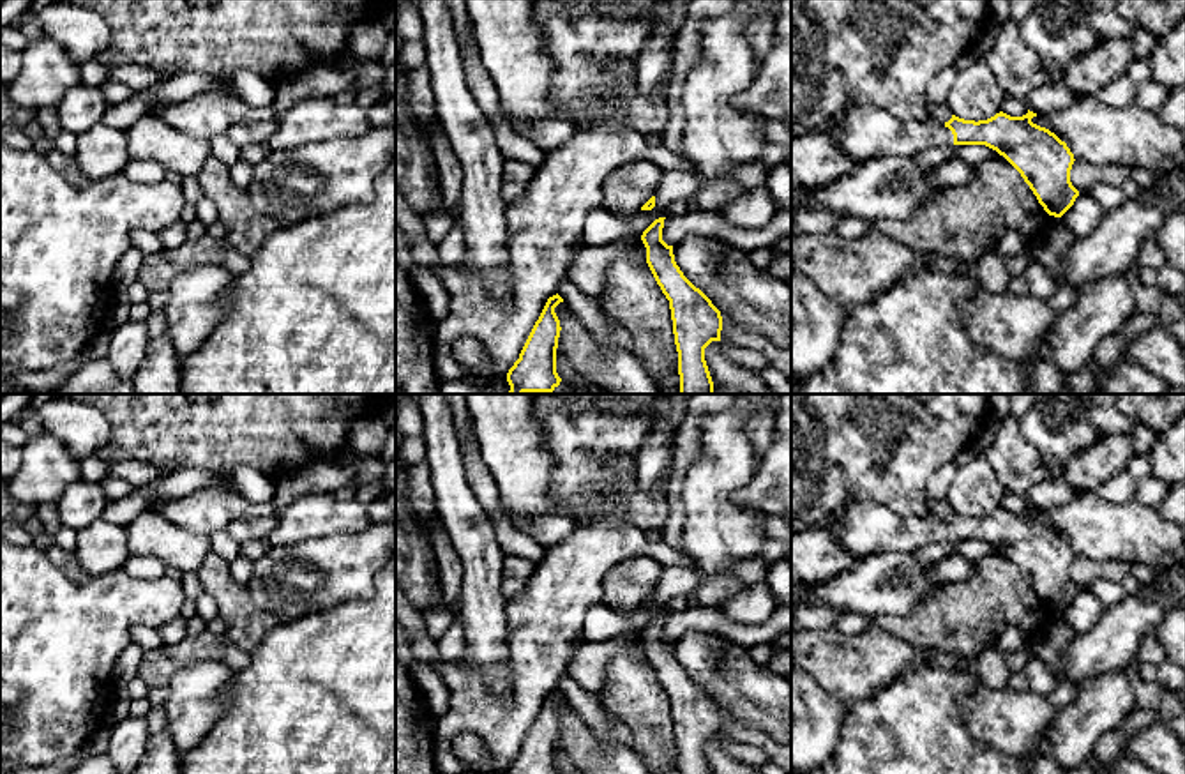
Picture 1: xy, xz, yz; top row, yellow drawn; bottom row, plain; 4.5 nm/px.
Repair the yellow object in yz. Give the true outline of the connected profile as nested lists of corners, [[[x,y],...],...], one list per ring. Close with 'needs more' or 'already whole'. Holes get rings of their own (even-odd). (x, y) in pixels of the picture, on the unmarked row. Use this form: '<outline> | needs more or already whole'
[[[851,504],[832,514],[821,527],[832,530],[835,539],[855,557],[865,558],[881,551],[910,553],[938,541],[985,541],[1003,551],[1024,574],[1038,599],[1049,611],[1061,613],[1079,592],[1070,578],[1074,550],[1054,528],[1031,518],[1037,509],[1010,512],[1003,507],[987,516],[964,516],[955,511],[948,518],[901,516],[888,507],[874,504]]] | needs more

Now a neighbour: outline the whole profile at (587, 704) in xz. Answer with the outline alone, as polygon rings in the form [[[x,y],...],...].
[[[570,675],[562,679],[558,691],[581,714],[583,721],[595,732],[597,739],[606,747],[618,744],[597,694],[585,691]]]

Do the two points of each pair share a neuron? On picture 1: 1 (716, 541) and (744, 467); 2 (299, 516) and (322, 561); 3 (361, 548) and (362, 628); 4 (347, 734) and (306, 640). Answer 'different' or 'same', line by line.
1: same
2: different
3: different
4: same

